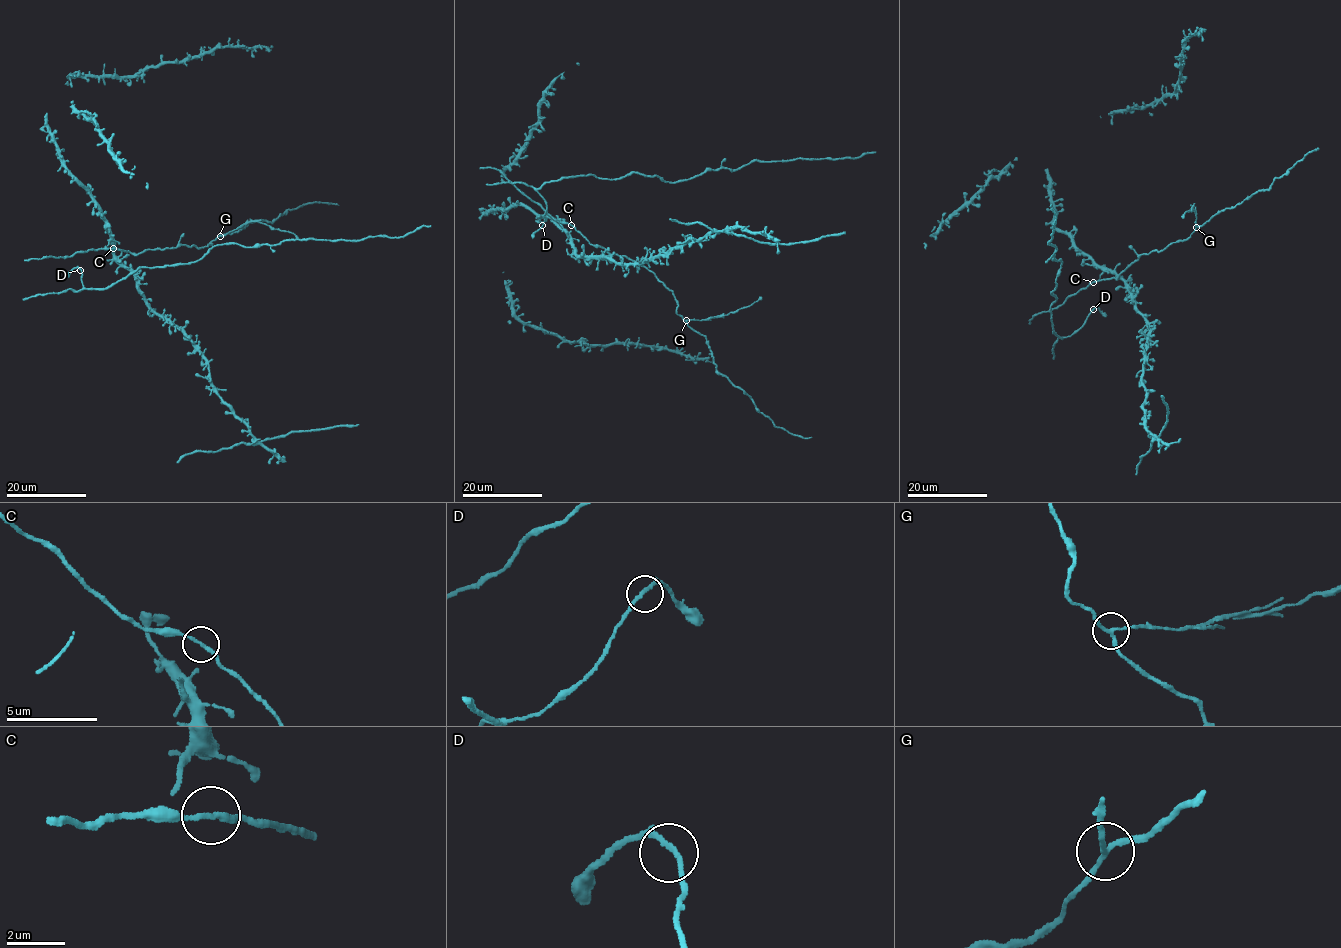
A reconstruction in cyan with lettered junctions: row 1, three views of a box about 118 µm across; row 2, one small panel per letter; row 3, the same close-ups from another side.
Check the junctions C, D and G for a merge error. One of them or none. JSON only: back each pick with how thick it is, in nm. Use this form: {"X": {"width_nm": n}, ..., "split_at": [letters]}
{"G": {"width_nm": 160}, "split_at": ["G"]}

